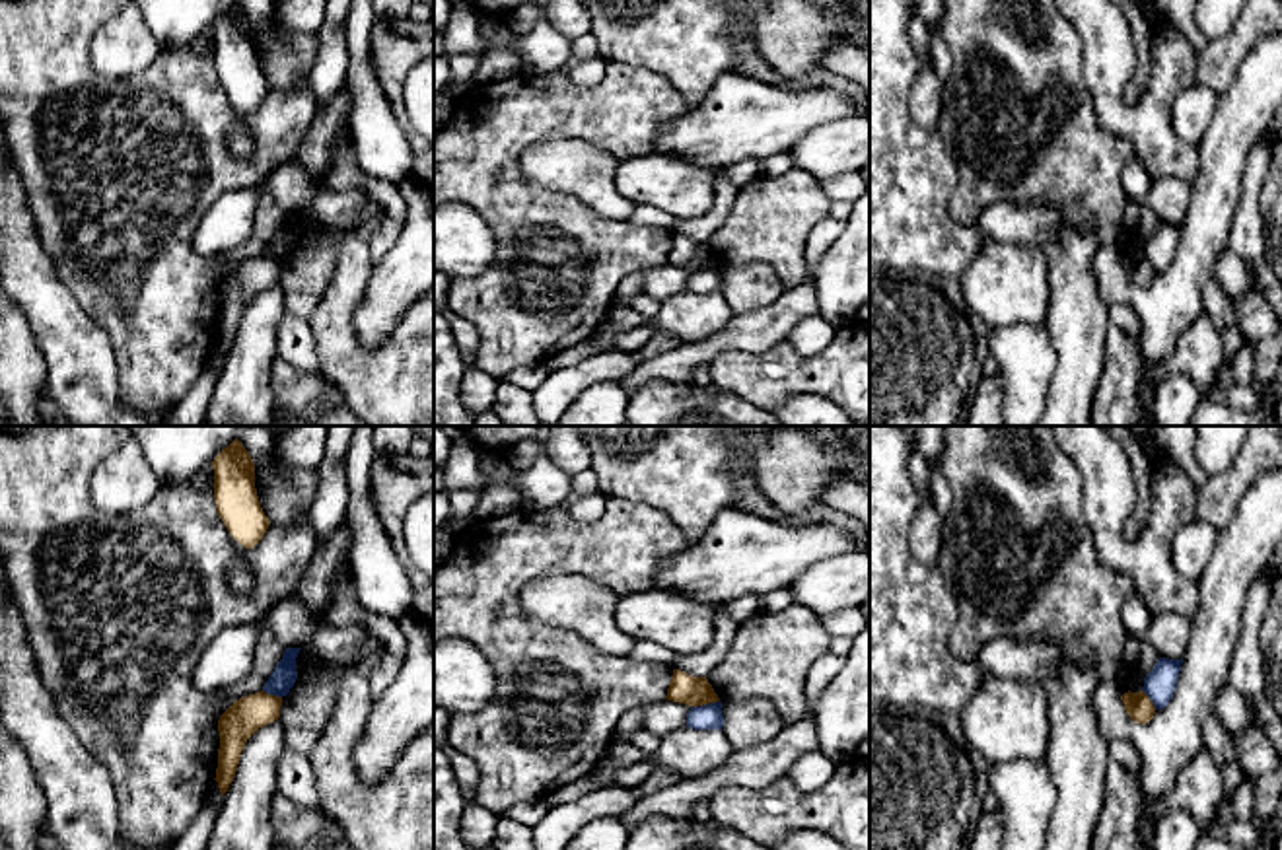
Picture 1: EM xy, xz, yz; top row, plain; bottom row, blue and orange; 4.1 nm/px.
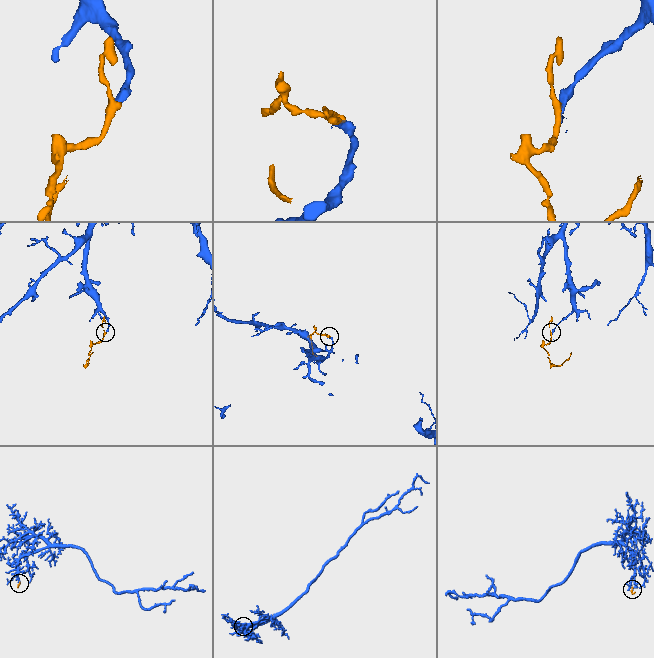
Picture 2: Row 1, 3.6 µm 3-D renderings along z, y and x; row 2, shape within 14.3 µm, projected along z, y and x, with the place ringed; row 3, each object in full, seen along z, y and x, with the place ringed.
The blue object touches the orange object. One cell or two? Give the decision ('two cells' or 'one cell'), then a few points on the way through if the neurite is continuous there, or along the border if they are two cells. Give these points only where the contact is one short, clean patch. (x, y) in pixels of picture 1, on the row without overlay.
two cells; border along xz (718, 263), (693, 271)

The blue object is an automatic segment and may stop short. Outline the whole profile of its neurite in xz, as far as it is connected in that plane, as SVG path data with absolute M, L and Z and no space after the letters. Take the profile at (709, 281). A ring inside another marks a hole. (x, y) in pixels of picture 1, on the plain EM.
M718 265L702 270L693 270L687 278L687 290L693 294L722 294L722 266Z

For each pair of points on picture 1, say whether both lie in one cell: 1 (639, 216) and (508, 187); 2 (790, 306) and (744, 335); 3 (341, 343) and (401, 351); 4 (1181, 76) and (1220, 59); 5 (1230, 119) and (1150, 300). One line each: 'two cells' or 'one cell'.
1: two cells
2: one cell
3: one cell
4: two cells
5: one cell

